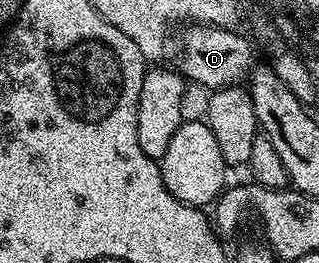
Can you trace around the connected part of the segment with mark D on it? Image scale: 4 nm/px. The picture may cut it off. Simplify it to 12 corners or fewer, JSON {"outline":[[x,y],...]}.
{"outline":[[182,27],[184,79],[208,91],[248,81],[256,43],[238,29]]}

